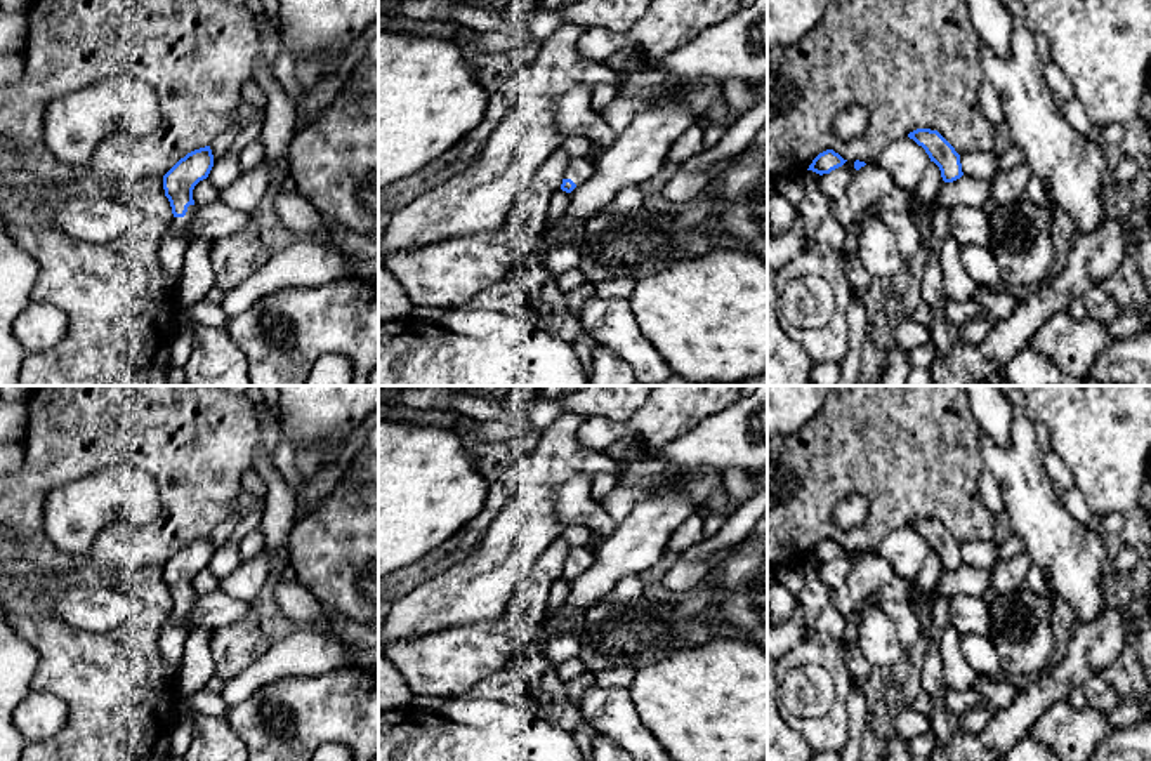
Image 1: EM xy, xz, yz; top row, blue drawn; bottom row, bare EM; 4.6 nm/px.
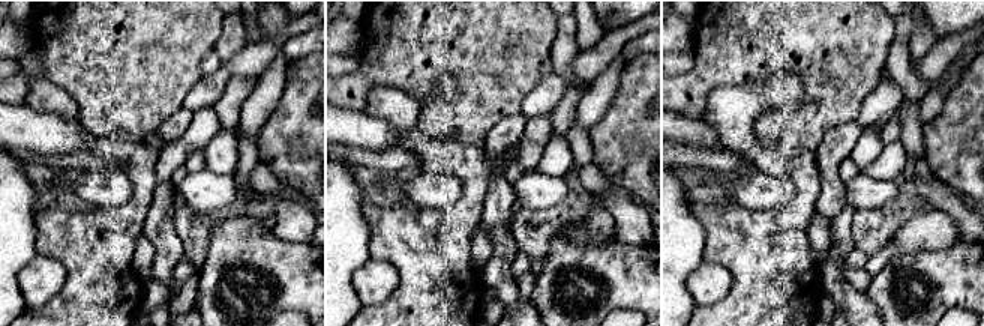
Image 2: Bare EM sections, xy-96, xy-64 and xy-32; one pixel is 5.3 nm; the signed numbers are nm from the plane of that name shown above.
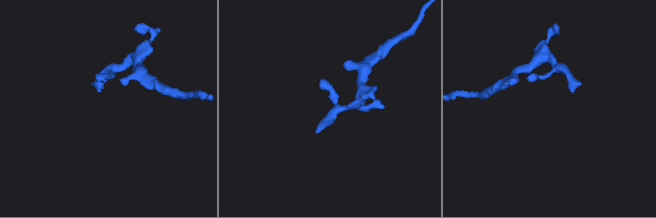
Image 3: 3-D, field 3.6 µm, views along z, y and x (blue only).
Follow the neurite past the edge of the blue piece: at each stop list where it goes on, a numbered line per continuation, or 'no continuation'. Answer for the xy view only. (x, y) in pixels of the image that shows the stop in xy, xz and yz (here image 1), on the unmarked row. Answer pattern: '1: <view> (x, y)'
1: xy (181, 614)

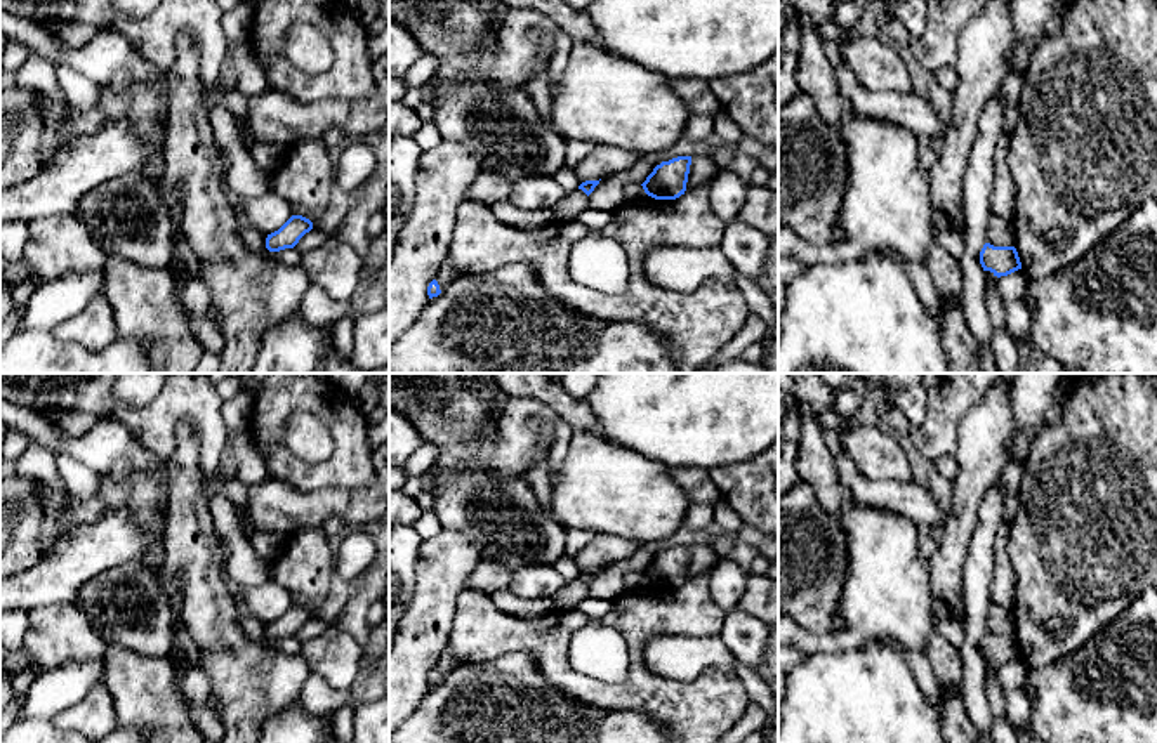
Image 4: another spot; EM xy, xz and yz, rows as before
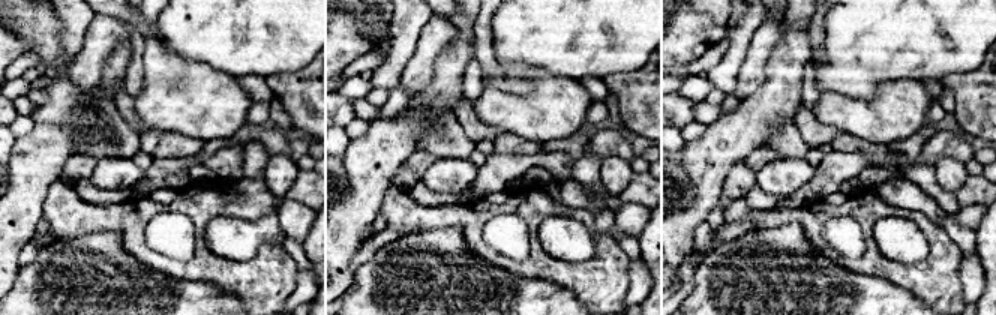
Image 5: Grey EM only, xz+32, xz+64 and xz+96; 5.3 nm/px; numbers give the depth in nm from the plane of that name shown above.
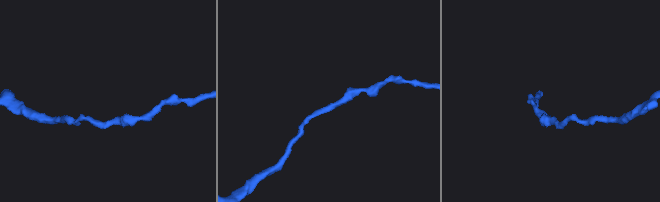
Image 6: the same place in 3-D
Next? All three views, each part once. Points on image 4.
no continuation

